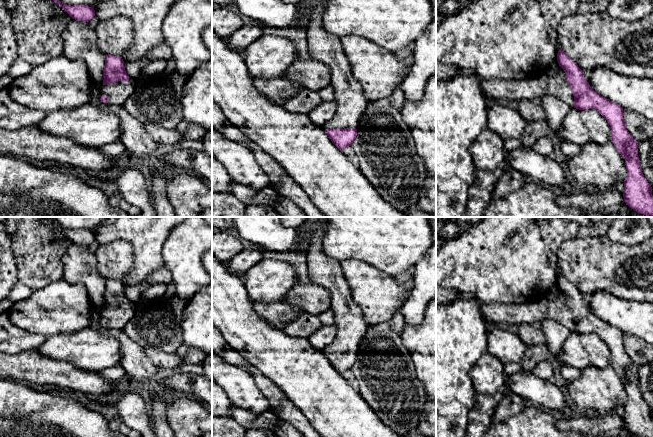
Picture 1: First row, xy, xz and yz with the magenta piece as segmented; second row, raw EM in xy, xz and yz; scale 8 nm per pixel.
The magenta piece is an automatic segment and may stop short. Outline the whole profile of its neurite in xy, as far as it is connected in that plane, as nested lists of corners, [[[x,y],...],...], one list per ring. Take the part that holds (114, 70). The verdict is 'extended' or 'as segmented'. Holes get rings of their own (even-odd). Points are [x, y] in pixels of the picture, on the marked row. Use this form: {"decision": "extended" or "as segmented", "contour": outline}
{"decision": "extended", "contour": [[[105,55],[105,66],[103,69],[103,87],[101,88],[102,96],[100,100],[103,103],[113,105],[123,105],[134,91],[137,79],[130,77],[124,67],[124,61],[118,56]]]}

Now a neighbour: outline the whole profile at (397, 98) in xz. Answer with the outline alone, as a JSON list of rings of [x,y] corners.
[[[398,85],[395,90],[393,91],[391,97],[391,104],[392,106],[399,110],[402,108],[403,104],[404,104],[404,100],[405,100],[405,96],[404,93],[401,89],[401,86]]]

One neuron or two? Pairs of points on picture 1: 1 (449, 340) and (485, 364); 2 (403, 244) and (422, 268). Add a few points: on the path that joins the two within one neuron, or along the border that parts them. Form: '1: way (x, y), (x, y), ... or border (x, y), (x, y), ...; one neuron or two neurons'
1: border (486, 350), (470, 370), (470, 378), (473, 382); two neurons
2: border (425, 255), (413, 266); two neurons

